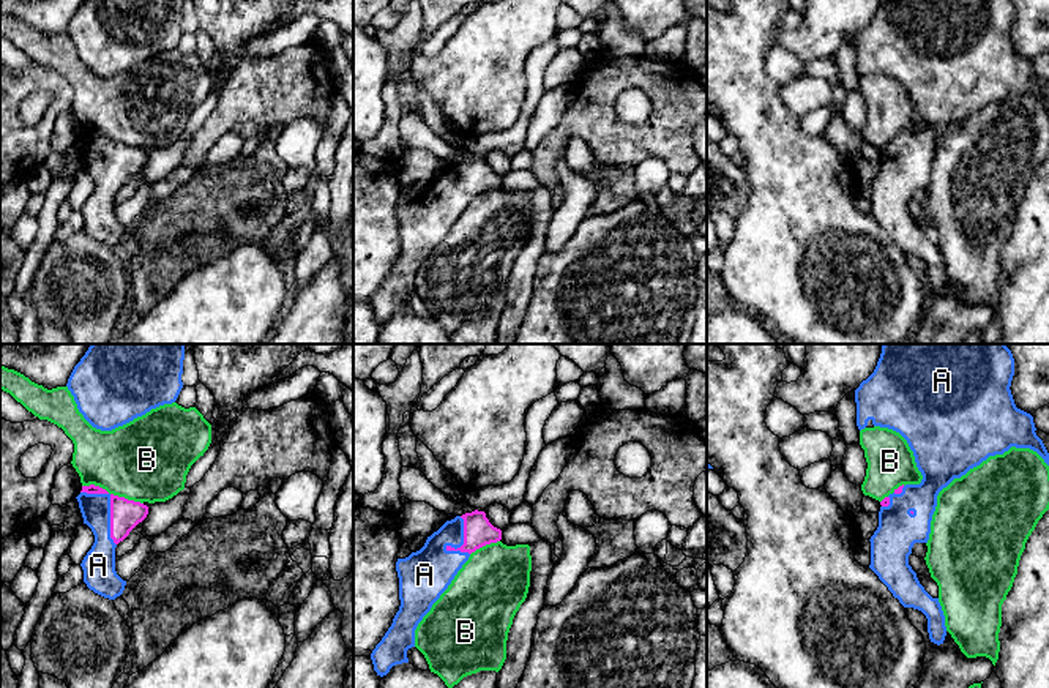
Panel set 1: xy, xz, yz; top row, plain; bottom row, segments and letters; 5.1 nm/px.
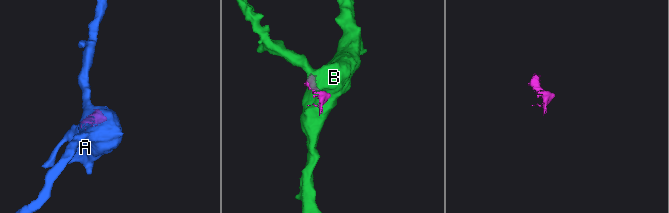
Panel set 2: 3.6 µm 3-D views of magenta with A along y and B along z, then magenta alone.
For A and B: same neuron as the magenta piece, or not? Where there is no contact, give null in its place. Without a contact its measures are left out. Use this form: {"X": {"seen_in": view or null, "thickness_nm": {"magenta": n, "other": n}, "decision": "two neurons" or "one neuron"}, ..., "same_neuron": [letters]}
{"A": {"seen_in": "xy", "thickness_nm": {"magenta": 160, "other": 150}, "decision": "one neuron"}, "B": {"seen_in": "xy", "thickness_nm": {"magenta": 160, "other": 420}, "decision": "two neurons"}, "same_neuron": ["A"]}

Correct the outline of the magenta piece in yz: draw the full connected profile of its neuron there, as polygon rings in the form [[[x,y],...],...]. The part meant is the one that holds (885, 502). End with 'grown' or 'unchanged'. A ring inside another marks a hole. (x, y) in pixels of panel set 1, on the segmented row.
[[[883,344],[874,372],[855,390],[858,429],[880,426],[899,432],[913,451],[923,475],[920,484],[902,484],[880,502],[879,527],[869,540],[869,568],[904,608],[918,609],[926,615],[929,639],[937,645],[943,644],[946,636],[945,615],[939,598],[932,598],[920,584],[909,565],[909,555],[915,543],[929,540],[939,492],[989,456],[1003,454],[1011,447],[1030,448],[1049,466],[1049,453],[1035,432],[1033,417],[1014,404],[1010,390],[1013,376],[1014,358],[1005,344]]]; grown

